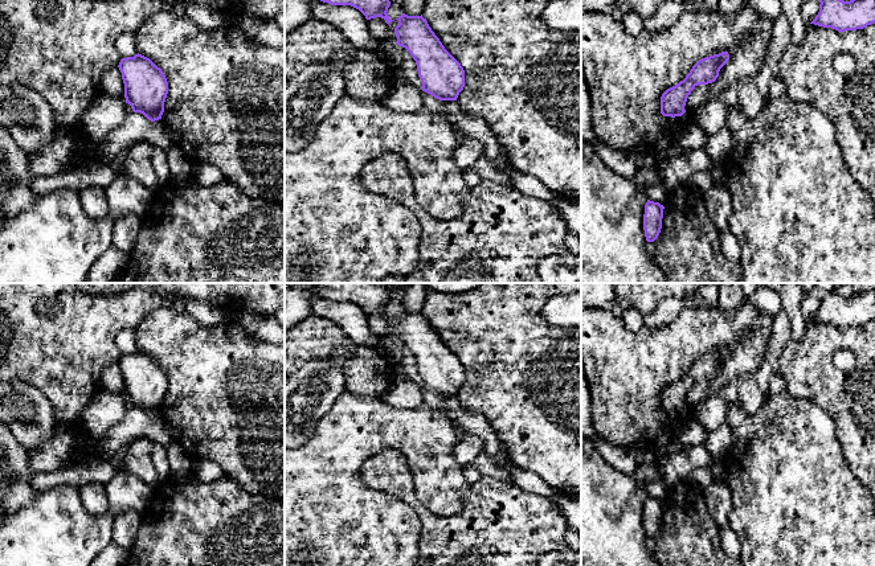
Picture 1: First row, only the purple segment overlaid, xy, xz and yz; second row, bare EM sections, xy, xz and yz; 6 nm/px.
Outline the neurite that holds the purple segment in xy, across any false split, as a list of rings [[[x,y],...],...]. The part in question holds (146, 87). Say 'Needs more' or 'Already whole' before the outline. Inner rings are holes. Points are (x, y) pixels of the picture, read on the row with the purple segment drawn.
Already whole. [[[139,53],[122,58],[118,67],[124,83],[126,103],[132,111],[151,122],[161,119],[168,94],[168,82],[161,69]]]

